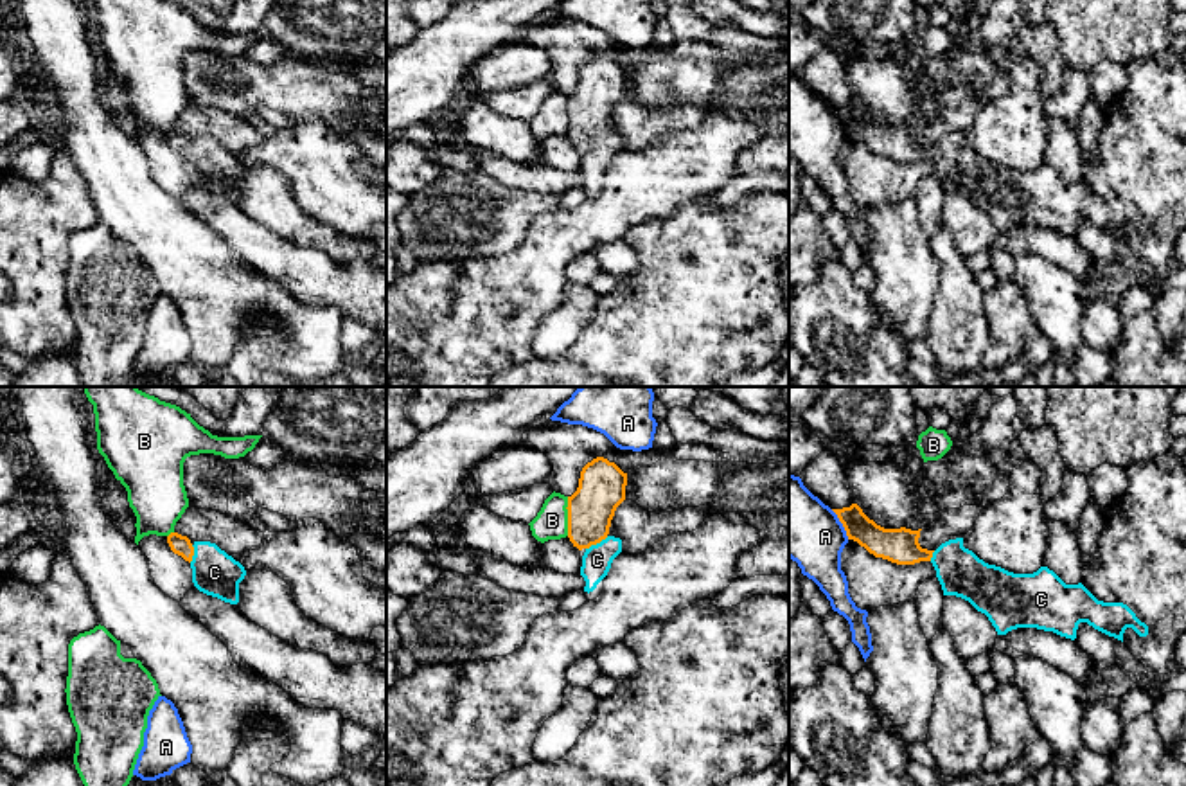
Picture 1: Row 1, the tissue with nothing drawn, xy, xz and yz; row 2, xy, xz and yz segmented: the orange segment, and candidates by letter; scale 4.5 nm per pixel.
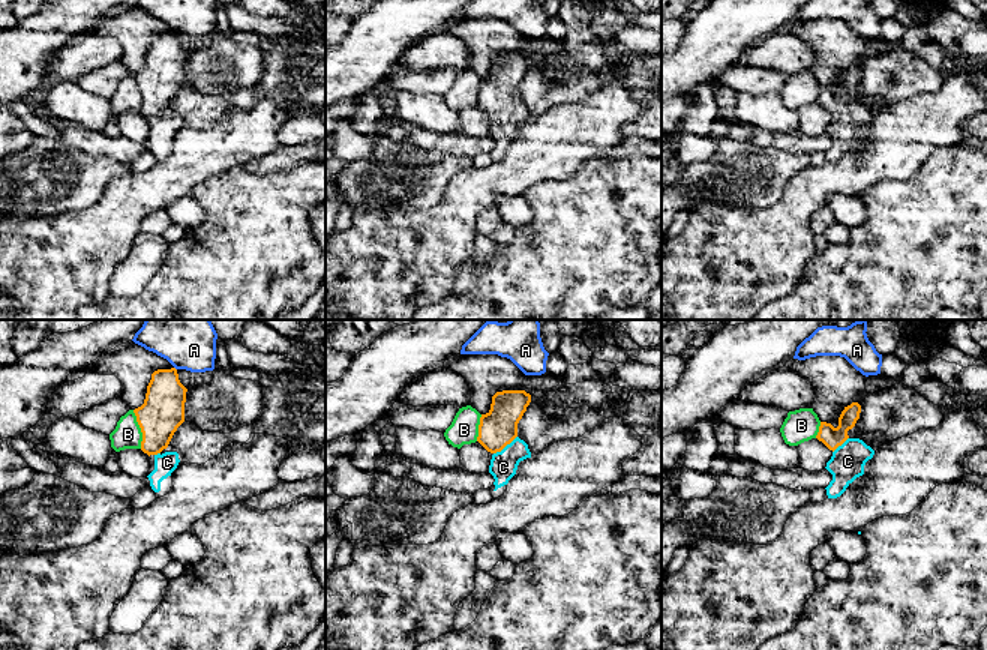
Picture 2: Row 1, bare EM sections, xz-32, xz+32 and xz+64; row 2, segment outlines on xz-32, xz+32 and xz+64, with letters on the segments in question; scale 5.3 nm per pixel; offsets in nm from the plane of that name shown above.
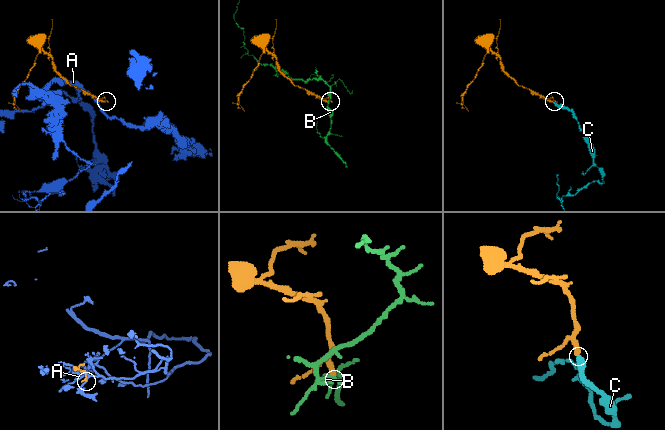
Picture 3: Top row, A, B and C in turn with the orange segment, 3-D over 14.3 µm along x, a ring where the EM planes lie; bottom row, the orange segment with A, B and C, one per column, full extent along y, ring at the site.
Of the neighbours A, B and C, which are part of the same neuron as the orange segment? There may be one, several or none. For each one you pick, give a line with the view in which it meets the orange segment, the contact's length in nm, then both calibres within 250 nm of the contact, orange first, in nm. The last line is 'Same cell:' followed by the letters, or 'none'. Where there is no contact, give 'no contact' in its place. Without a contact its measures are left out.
C: contact in xz; length 120 nm; calibres 220 and 130 nm
Same cell: C

